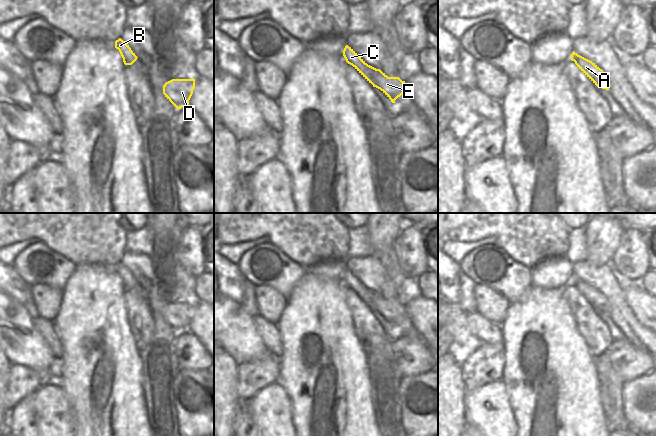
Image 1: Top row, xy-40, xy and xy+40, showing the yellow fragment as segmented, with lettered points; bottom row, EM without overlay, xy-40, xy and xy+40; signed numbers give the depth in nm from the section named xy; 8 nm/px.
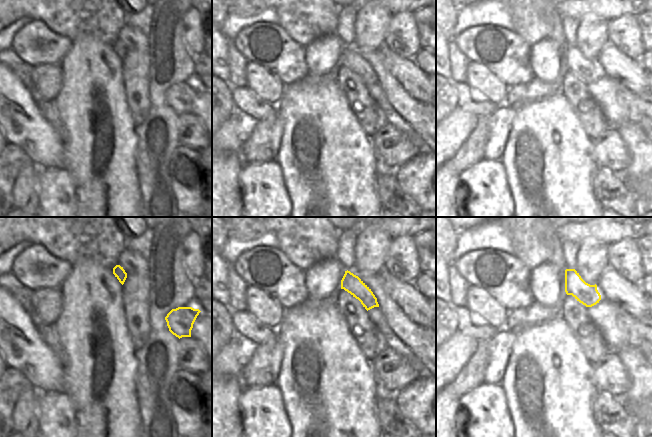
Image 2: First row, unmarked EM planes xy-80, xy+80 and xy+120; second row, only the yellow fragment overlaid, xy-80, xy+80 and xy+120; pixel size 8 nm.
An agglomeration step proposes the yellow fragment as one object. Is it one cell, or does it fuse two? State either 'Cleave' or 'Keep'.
Keep.

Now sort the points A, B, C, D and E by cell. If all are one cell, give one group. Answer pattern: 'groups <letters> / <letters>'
groups A B C D E

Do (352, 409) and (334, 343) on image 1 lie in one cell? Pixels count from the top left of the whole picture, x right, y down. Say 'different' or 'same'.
same

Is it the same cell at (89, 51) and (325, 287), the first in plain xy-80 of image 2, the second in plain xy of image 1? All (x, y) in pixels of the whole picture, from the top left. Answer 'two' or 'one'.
one

